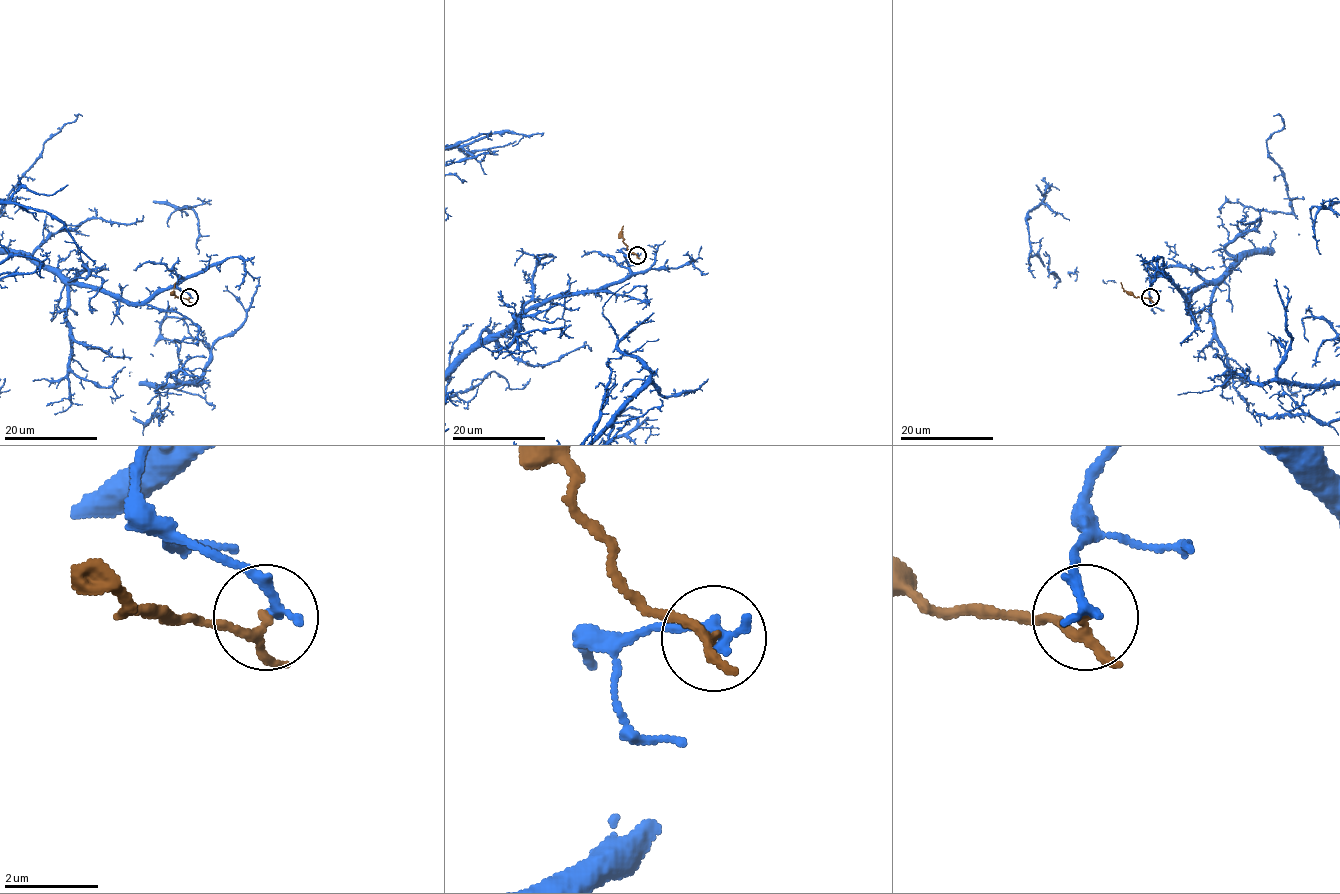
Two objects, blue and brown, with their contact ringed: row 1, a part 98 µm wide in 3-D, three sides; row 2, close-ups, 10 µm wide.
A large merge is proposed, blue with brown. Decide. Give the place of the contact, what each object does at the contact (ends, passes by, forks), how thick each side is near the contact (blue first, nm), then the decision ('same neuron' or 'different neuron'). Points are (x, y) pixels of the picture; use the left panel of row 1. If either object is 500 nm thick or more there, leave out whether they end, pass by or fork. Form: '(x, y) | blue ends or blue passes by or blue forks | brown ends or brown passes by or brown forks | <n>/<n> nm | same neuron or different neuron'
(189, 297) | blue ends | brown passes by | 280/160 nm | different neuron

